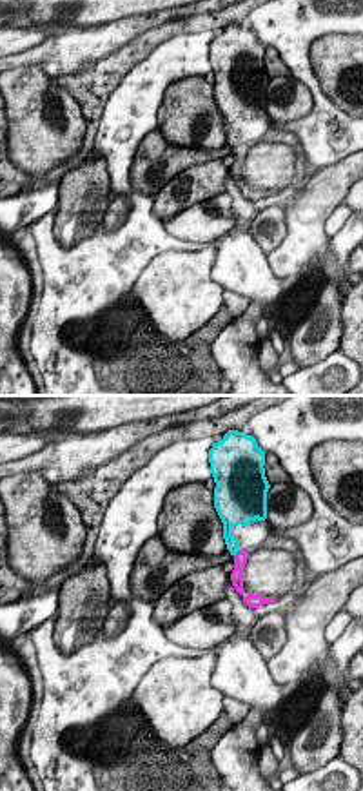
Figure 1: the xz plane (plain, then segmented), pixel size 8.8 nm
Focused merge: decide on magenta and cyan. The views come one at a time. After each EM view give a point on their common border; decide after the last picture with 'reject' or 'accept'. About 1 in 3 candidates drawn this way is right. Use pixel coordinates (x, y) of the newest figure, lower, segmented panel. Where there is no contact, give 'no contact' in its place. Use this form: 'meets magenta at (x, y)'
meets magenta at (236, 554)

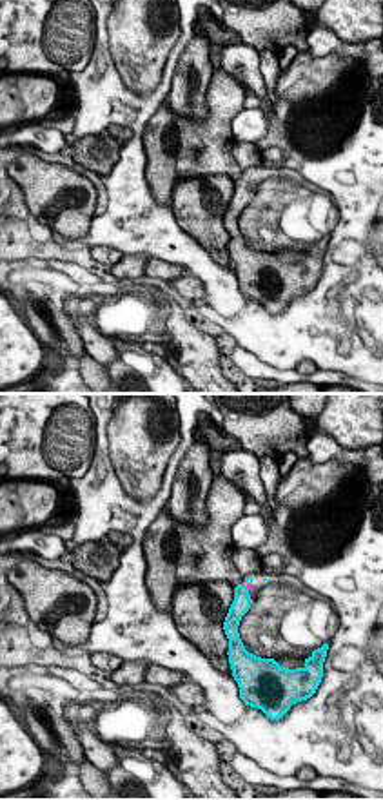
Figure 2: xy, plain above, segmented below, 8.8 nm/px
no contact

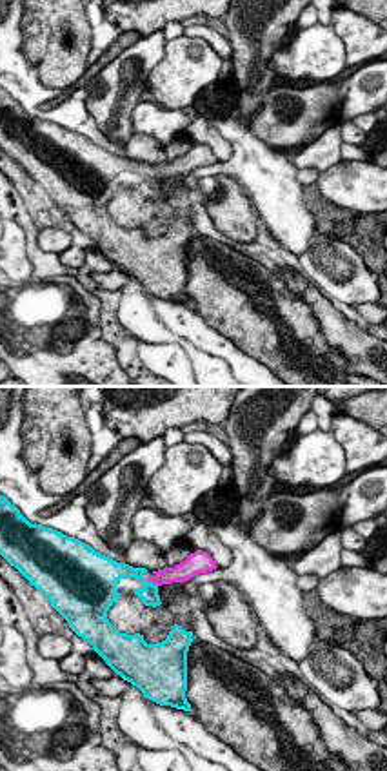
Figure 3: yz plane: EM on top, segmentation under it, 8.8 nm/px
meets magenta at (151, 581)

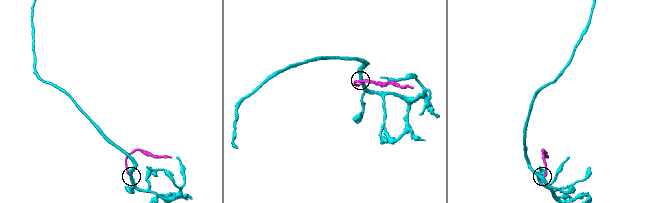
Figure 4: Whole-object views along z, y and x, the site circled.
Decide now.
accept

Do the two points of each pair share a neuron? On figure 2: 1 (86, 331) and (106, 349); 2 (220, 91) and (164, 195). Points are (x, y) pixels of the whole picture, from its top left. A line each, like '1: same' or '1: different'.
1: same
2: same

